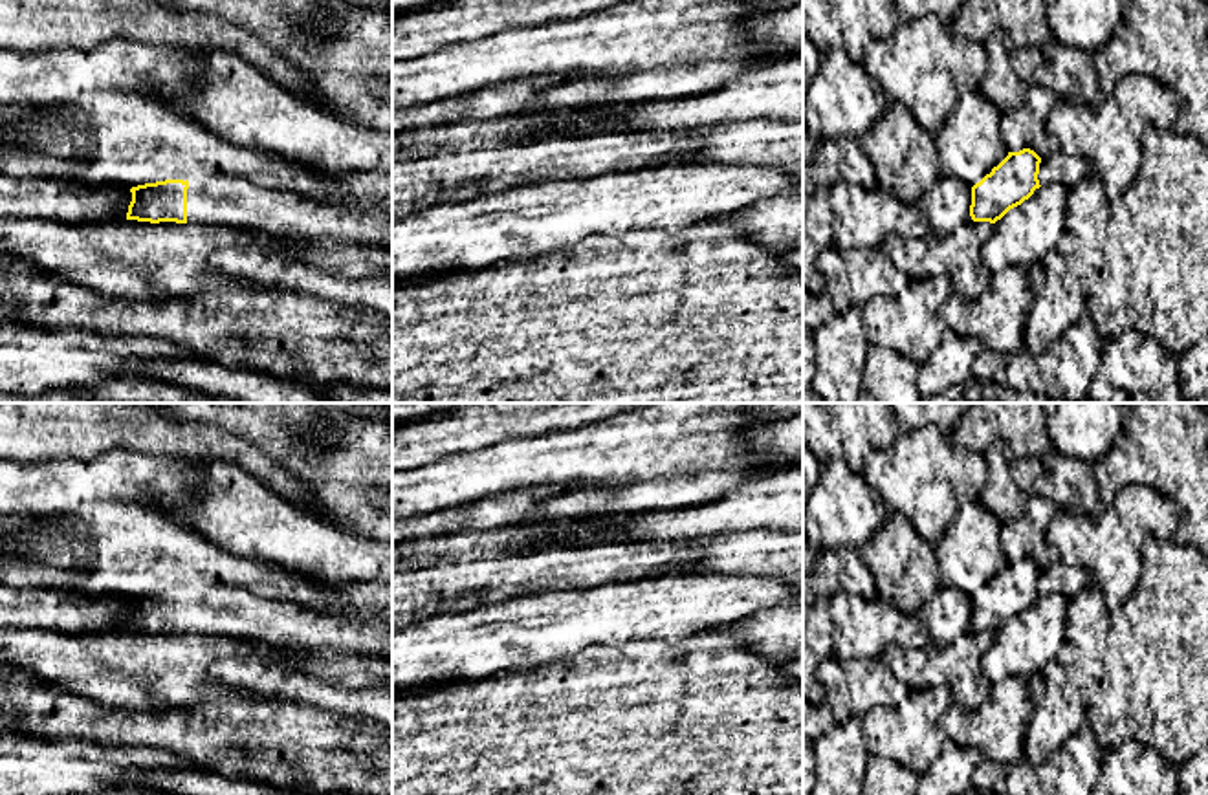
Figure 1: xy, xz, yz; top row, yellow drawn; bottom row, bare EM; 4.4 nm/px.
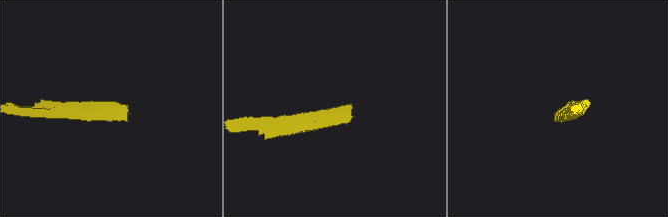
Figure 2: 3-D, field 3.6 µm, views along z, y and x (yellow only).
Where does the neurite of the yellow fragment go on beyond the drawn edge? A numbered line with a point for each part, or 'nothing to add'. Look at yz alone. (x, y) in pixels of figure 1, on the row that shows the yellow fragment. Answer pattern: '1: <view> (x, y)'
nothing to add

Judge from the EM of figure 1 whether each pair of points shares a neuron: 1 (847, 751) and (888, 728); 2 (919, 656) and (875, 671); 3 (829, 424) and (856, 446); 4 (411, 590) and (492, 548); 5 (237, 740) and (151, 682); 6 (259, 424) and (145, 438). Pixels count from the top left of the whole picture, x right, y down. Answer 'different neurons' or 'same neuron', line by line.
1: different neurons
2: different neurons
3: same neuron
4: same neuron
5: different neurons
6: different neurons

